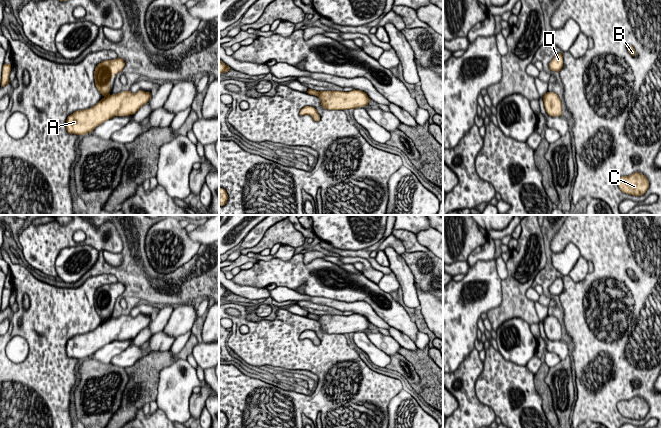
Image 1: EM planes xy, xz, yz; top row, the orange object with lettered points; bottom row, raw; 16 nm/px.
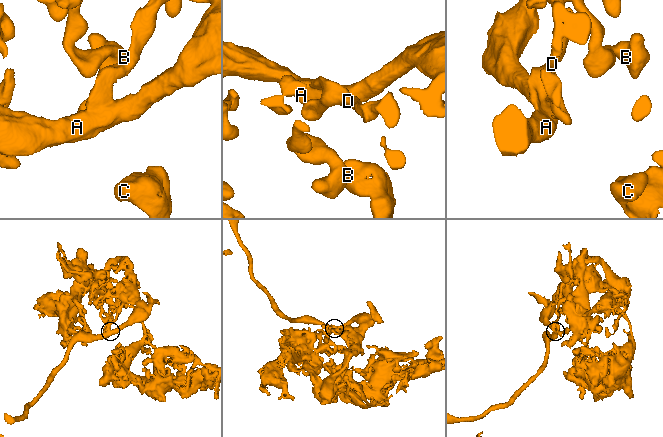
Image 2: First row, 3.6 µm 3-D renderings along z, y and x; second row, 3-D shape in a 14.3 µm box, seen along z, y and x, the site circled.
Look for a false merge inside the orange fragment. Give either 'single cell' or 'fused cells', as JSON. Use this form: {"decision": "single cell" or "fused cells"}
{"decision": "single cell"}

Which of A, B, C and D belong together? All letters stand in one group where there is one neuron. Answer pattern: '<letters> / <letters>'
A B C D

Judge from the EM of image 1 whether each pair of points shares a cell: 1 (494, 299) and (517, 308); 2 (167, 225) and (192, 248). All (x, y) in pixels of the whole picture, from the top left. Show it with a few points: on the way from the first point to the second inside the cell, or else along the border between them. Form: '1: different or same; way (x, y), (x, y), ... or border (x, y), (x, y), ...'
1: different; border (501, 280), (501, 302), (485, 312)
2: same; way (173, 230), (186, 242)

